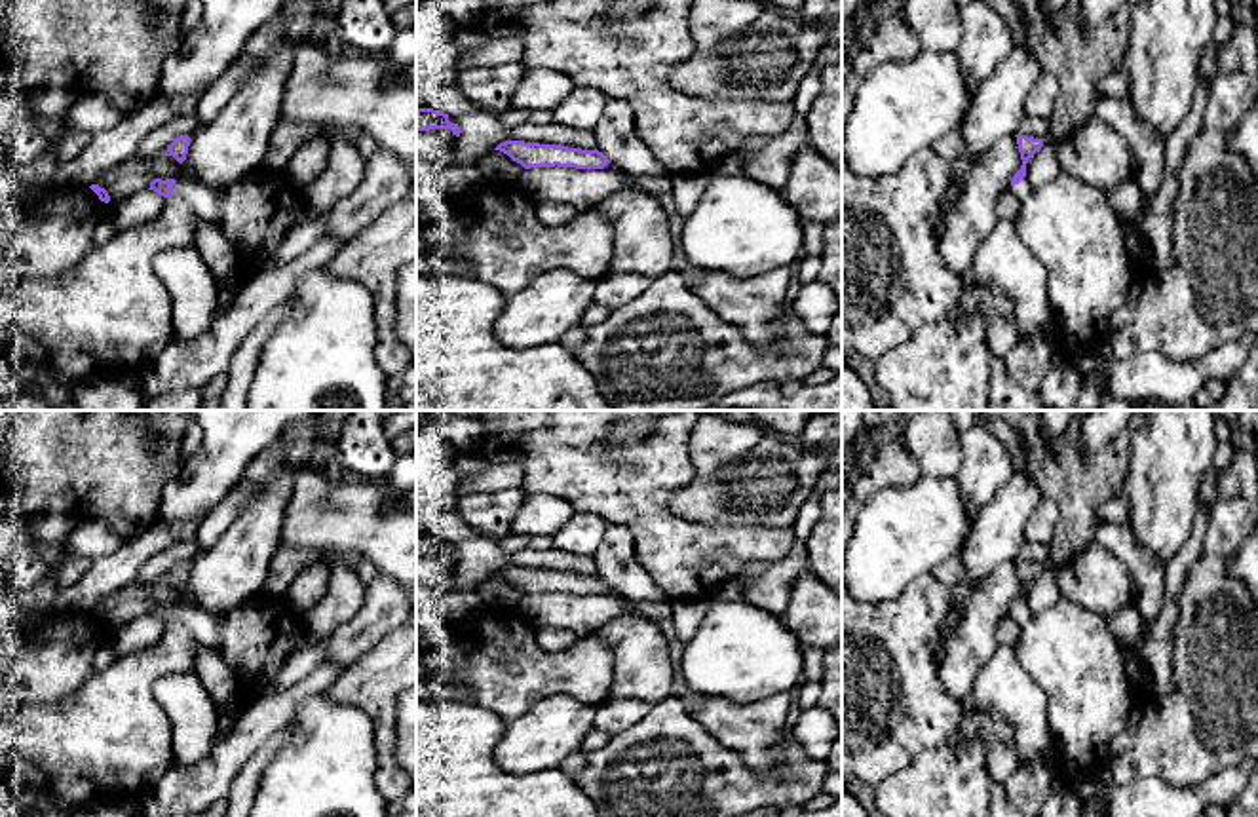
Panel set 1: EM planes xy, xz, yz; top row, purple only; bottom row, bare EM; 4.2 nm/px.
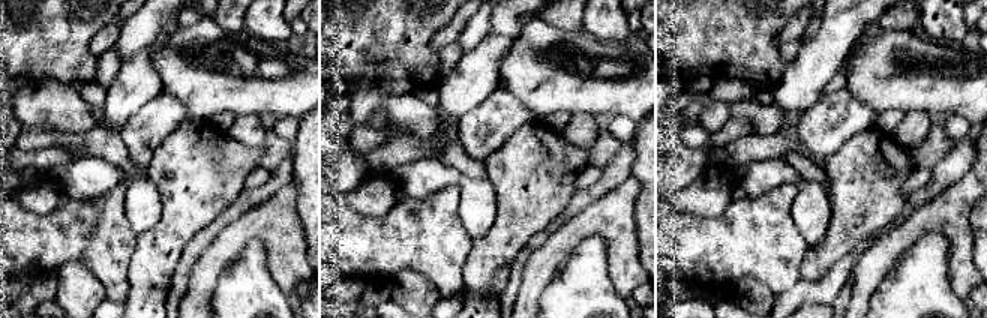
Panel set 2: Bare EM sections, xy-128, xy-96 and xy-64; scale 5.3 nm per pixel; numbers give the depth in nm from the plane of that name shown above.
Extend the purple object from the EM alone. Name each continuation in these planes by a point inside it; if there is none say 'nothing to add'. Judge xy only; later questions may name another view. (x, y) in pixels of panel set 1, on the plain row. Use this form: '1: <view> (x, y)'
1: xy (206, 627)

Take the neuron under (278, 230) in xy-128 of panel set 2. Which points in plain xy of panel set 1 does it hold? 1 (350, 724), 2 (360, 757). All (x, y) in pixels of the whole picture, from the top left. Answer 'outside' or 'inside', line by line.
1: outside
2: outside

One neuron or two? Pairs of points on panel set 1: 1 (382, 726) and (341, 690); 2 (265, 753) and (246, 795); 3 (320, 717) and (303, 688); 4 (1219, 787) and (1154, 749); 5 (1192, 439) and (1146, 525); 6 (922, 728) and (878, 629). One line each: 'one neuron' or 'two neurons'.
1: one neuron
2: one neuron
3: two neurons
4: two neurons
5: one neuron
6: one neuron

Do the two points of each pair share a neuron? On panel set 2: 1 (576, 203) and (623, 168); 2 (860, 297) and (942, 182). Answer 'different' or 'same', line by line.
1: same
2: different

